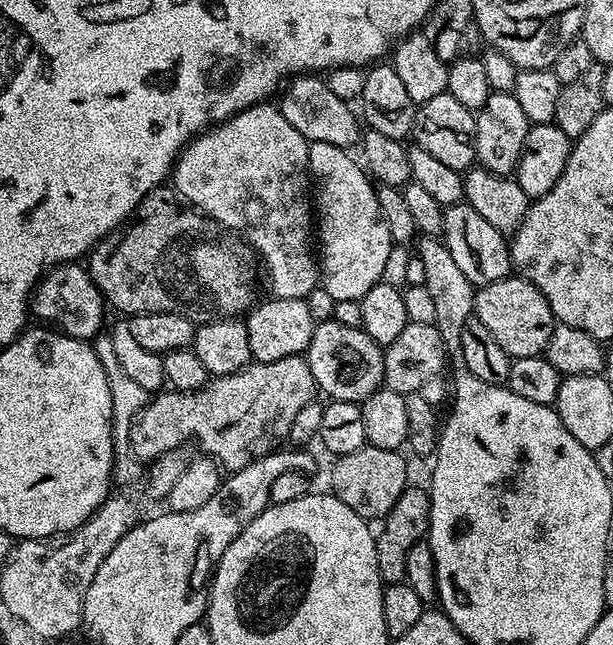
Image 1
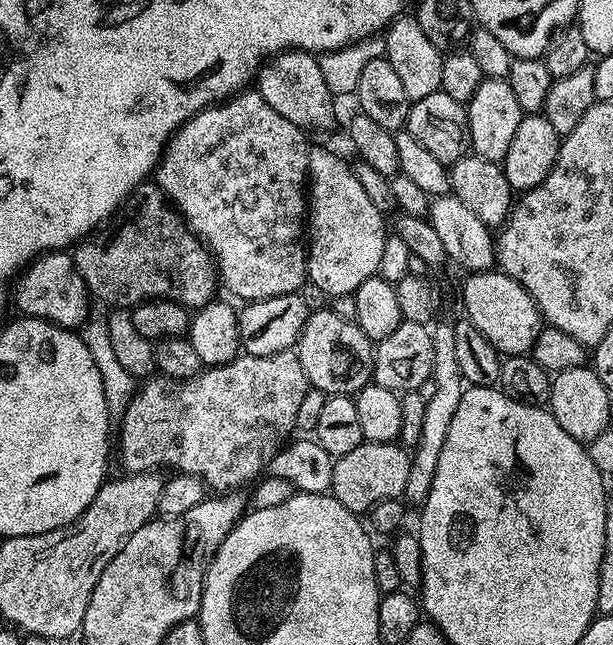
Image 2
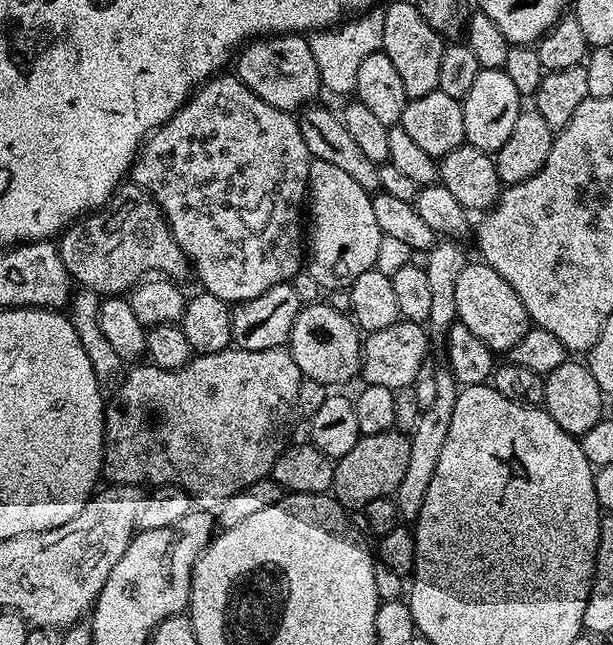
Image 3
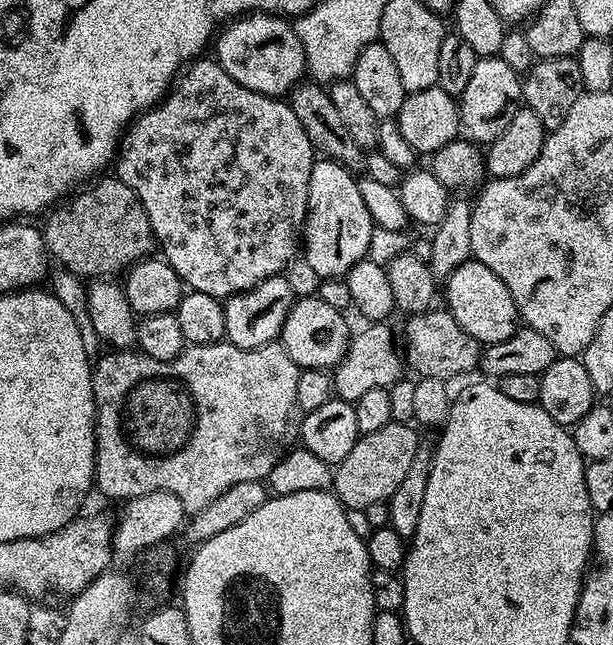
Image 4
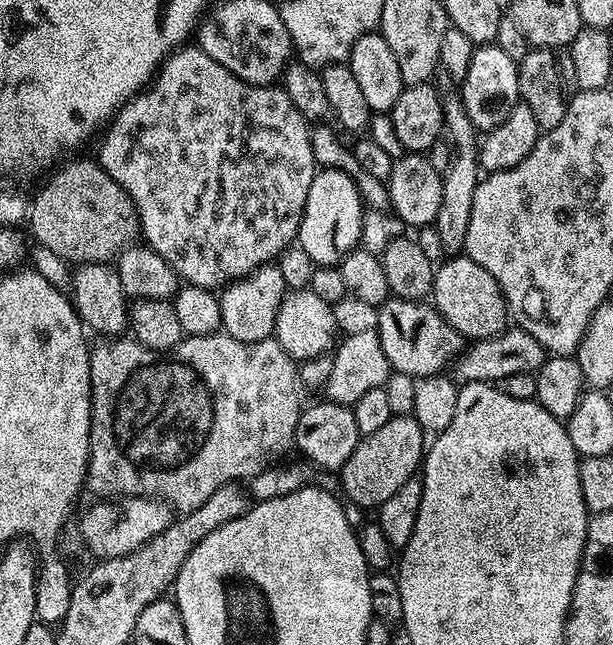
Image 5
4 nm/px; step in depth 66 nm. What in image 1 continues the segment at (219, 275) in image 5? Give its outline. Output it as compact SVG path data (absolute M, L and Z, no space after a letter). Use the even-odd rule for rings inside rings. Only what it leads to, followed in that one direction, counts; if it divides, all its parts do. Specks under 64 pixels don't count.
M261 102L234 114L229 120L224 120L221 124L214 124L211 128L201 132L177 156L176 163L170 173L171 183L181 201L187 202L196 211L209 216L211 220L217 220L221 229L231 230L233 233L239 234L251 245L255 255L262 261L263 271L264 268L268 271L268 288L272 291L269 293L278 300L307 300L309 294L320 284L318 256L314 251L314 204L310 199L310 173L308 171L309 143L305 136L298 134L298 130L294 130L294 126L290 126L290 122L286 122L286 118L280 113L280 109L275 103Z

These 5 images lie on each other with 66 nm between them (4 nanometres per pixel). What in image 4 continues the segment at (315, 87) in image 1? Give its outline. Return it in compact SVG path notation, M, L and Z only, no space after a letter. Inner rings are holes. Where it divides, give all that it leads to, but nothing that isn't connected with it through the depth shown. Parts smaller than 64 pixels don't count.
M267 12L245 14L219 29L214 40L217 64L246 90L284 98L305 79L308 71L306 54L293 25L285 17Z

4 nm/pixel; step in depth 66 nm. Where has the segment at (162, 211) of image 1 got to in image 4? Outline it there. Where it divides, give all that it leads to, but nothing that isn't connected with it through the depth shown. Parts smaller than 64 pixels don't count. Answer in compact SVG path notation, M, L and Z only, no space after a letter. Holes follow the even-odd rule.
M101 175L95 183L88 187L80 190L85 190L85 192L77 191L71 198L65 199L55 210L47 213L47 216L49 215L48 221L42 224L44 247L48 249L49 257L59 267L72 271L76 276L81 278L116 278L127 273L137 260L143 260L151 253L148 251L154 248L152 227L148 221L146 210L140 199L134 194L134 190L130 190L130 186L117 180L115 175Z

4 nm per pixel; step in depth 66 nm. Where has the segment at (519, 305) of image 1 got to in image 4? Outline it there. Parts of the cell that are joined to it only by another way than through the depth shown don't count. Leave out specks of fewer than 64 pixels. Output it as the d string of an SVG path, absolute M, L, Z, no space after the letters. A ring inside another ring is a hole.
M467 260L450 274L442 284L442 300L445 300L446 310L481 345L487 346L506 342L510 334L514 334L518 327L520 315L514 306L514 298L510 298L510 290L506 290L506 282L494 274L494 270L482 266L477 260Z

